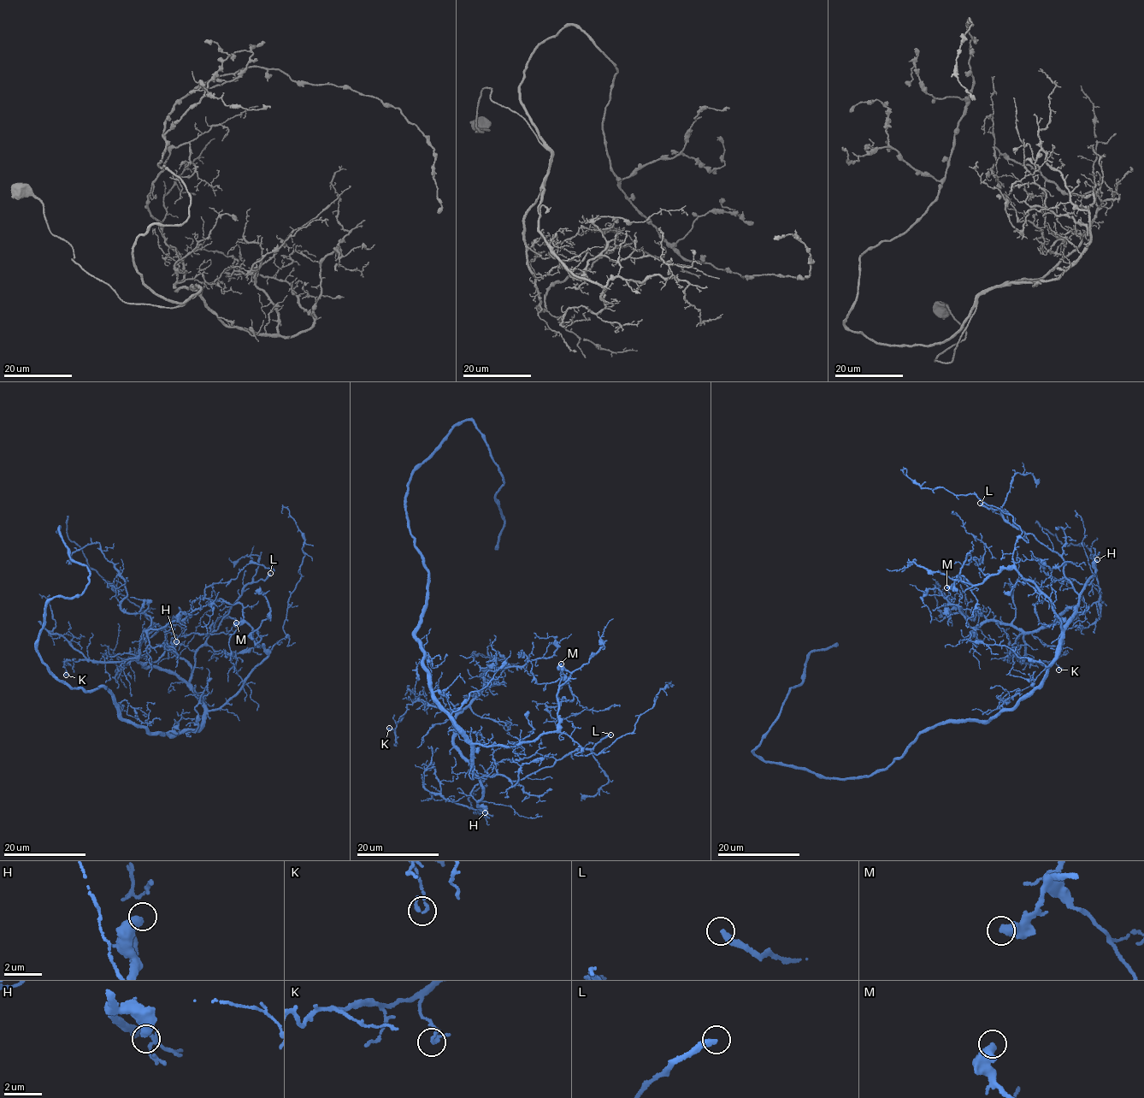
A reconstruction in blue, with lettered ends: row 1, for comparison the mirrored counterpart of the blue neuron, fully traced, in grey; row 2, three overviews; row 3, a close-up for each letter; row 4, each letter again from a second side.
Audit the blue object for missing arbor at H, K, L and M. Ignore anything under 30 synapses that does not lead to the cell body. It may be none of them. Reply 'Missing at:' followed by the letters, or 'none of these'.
Missing at: none of these

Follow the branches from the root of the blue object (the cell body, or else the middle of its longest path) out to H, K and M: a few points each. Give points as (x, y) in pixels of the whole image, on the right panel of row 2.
H: (990, 717), (1017, 706), (1042, 683), (1058, 649), (1066, 621), (1078, 603), (1086, 581), (1094, 575), (1097, 559)
K: (990, 717), (1042, 683), (1073, 607), (1024, 633), (1023, 661), (1054, 660), (1058, 670)
M: (990, 717), (1042, 683), (1059, 646), (1060, 621), (1014, 568), (973, 586), (958, 576), (946, 587)

